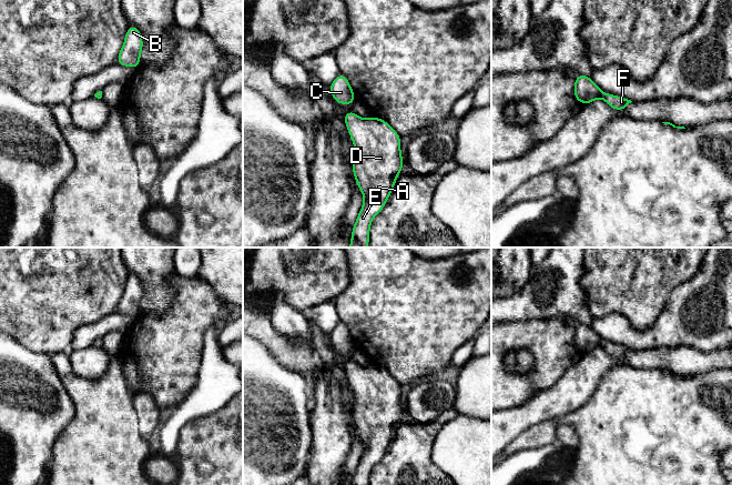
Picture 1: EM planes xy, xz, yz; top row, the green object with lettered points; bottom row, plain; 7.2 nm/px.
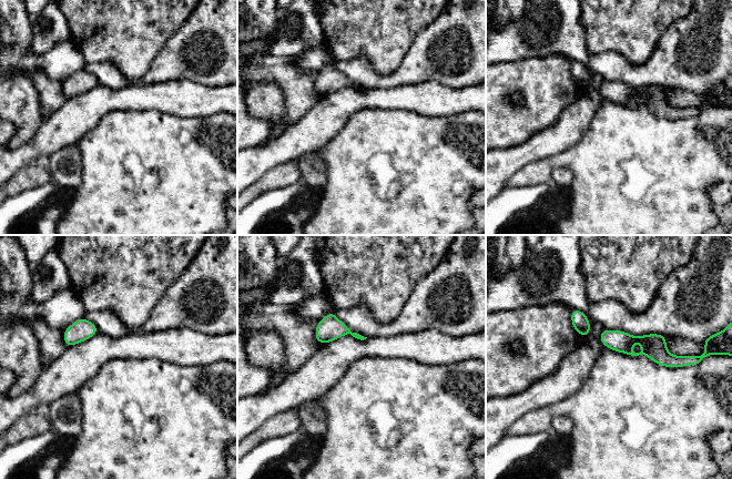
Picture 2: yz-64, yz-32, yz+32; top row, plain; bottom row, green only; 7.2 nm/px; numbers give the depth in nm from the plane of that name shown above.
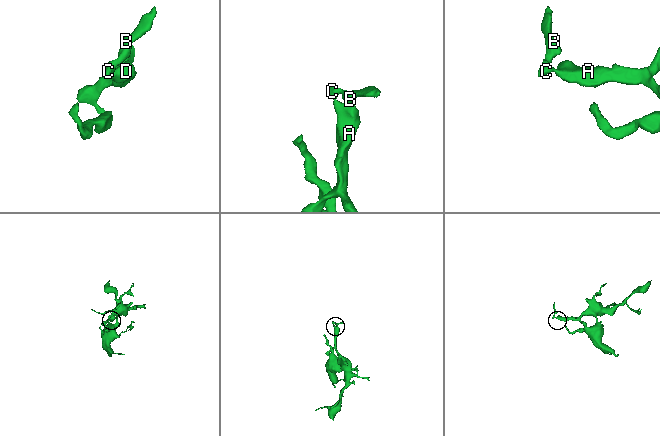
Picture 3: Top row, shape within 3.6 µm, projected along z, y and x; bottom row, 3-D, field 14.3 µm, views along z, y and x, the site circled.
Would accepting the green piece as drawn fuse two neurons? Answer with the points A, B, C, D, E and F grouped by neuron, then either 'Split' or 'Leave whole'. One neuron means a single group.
Groups: A B C D E F. Leave whole

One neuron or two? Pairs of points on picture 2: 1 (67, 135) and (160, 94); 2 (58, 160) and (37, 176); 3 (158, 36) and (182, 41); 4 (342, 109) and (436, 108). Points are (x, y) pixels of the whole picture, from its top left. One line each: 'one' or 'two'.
1: one
2: two
3: two
4: one

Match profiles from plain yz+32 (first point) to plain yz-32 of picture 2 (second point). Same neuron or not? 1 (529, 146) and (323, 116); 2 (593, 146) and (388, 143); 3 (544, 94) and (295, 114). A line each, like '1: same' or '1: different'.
1: same
2: same
3: same

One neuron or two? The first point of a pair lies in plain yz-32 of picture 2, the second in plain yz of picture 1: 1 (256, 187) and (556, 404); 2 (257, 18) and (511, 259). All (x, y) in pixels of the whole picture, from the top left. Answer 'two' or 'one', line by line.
1: two
2: one

